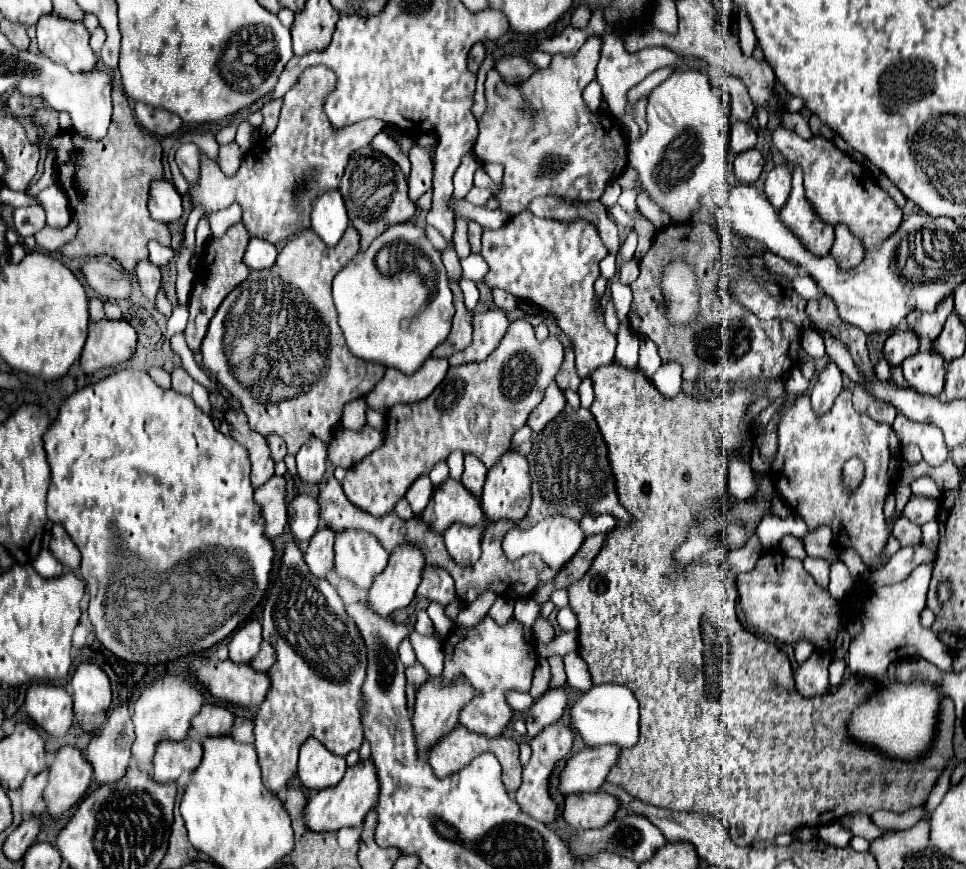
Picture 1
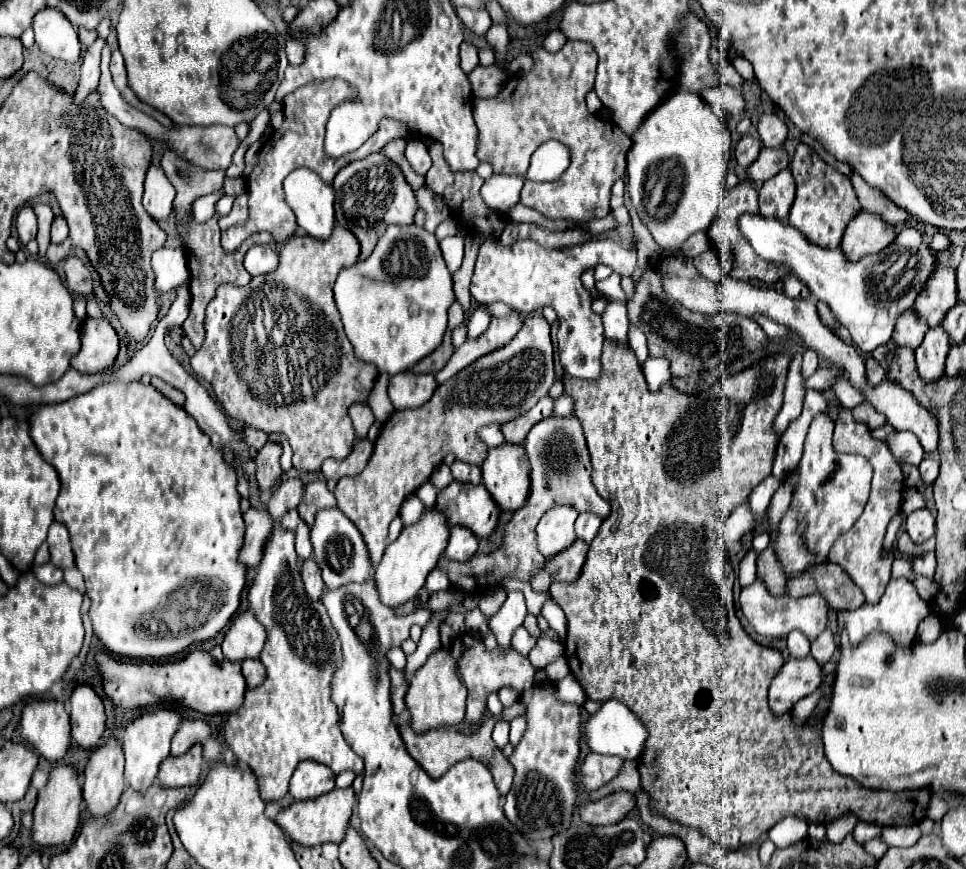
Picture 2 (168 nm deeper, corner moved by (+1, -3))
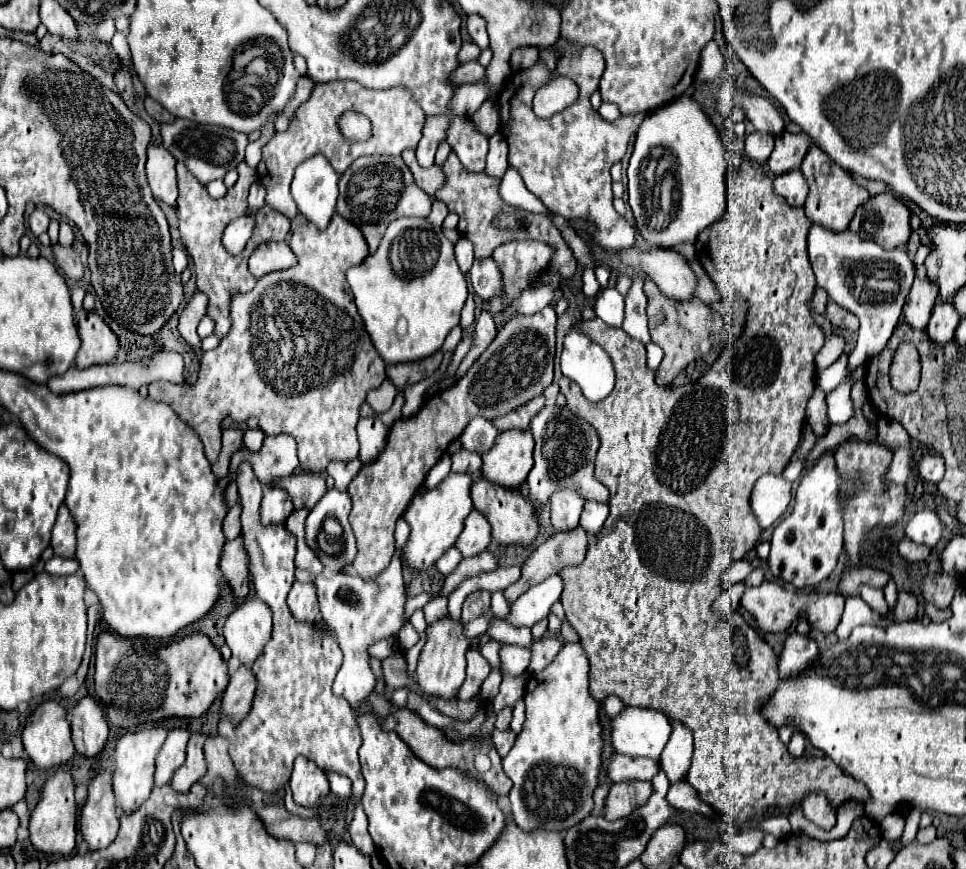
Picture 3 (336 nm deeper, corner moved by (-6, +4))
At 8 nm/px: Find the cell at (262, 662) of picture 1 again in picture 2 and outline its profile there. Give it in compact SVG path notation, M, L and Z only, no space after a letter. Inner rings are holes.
M246 659L242 663L242 673L244 673L246 683L248 683L250 689L264 681L264 665L258 659Z

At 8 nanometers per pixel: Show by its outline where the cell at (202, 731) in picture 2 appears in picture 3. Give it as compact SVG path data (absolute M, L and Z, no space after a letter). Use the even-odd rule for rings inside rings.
M171 730L159 756L155 758L155 786L165 786L171 782L175 770L185 762L185 748L187 748L187 730Z

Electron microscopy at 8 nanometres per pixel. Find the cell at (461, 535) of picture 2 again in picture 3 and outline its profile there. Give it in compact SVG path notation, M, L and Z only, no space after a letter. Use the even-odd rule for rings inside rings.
M471 510L471 514L465 518L465 528L455 542L457 550L463 554L463 558L469 558L485 552L489 542L491 542L491 526L487 518L481 512Z

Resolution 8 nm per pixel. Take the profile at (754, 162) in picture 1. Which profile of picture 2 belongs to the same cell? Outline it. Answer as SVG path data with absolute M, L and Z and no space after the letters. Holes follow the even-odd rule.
M762 147L756 163L752 163L752 167L748 167L746 173L750 181L764 183L770 177L774 177L776 171L782 171L786 167L788 167L788 153L784 151L784 147L778 147L778 149Z

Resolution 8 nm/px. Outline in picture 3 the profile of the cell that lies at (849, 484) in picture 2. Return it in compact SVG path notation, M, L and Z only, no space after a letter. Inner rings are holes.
M823 454L805 478L801 478L793 512L773 532L771 554L767 558L771 578L803 590L817 586L835 570L843 550L843 498L839 496L839 488L841 478L835 468L835 458Z

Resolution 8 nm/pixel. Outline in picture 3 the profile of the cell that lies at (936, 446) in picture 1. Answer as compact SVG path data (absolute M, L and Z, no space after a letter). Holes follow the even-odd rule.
M937 454L935 456L923 456L921 460L915 462L915 474L917 474L917 478L921 478L925 482L937 484L945 474L943 458Z

